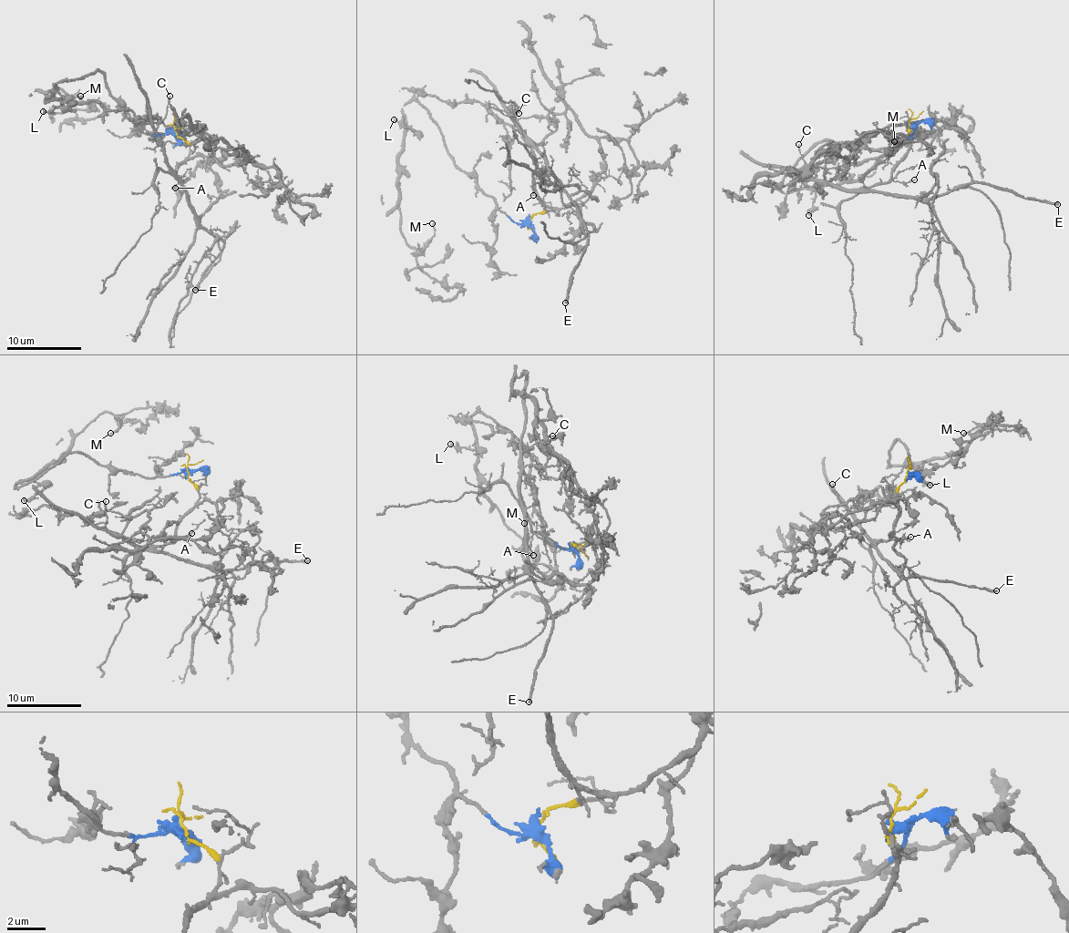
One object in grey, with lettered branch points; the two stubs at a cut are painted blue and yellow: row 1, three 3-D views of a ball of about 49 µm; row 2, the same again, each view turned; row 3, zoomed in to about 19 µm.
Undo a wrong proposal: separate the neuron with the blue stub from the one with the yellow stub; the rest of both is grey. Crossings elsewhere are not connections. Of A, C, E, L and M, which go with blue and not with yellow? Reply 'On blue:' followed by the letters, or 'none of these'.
On blue: L, M

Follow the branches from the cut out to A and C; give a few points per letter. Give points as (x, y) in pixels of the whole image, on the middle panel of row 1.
A: (529, 220), (540, 211), (544, 212), (545, 206), (535, 189), (534, 173), (534, 194)
C: (529, 220), (544, 212), (545, 206), (535, 189), (534, 153), (515, 115), (509, 112), (516, 108), (519, 113)

